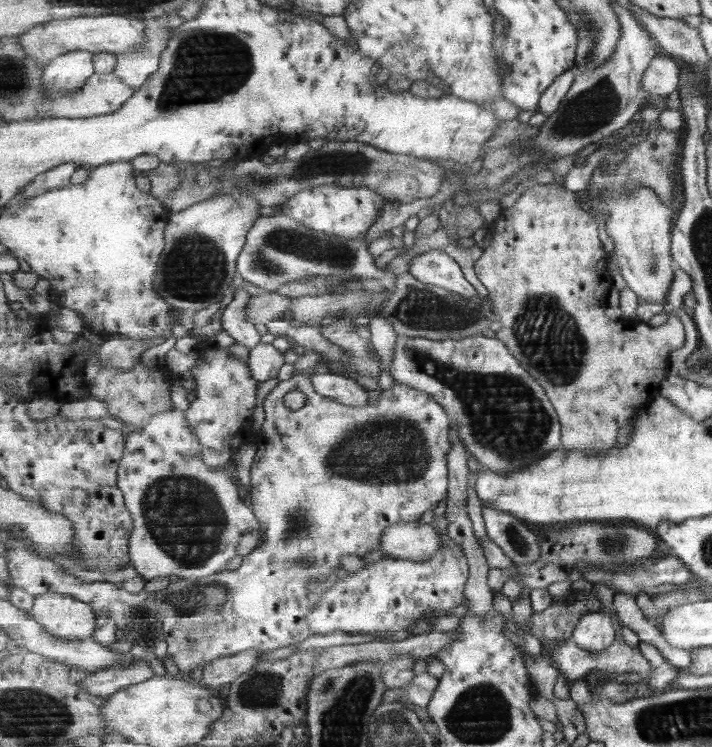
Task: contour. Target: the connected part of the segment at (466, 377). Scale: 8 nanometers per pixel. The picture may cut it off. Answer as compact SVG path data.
M475 335L463 341L400 336L394 353L391 374L394 382L426 392L443 406L449 414L453 436L462 438L466 449L483 468L501 474L519 471L563 446L560 416L544 385L513 356L505 341L496 336Z

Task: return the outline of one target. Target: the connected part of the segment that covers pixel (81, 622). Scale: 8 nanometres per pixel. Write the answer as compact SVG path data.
M49 592L38 595L31 615L51 634L67 641L87 640L96 631L94 608L69 594Z

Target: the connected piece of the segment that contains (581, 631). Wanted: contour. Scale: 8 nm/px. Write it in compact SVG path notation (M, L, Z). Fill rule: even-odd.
M606 610L585 614L572 639L589 652L601 652L607 650L616 639L616 628Z

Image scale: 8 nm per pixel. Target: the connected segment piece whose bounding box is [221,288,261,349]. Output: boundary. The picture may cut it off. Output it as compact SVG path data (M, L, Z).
M242 288L235 289L233 300L226 306L222 317L222 327L237 344L242 344L249 349L261 343L261 334L257 332L255 324L246 317L246 310L251 294Z

